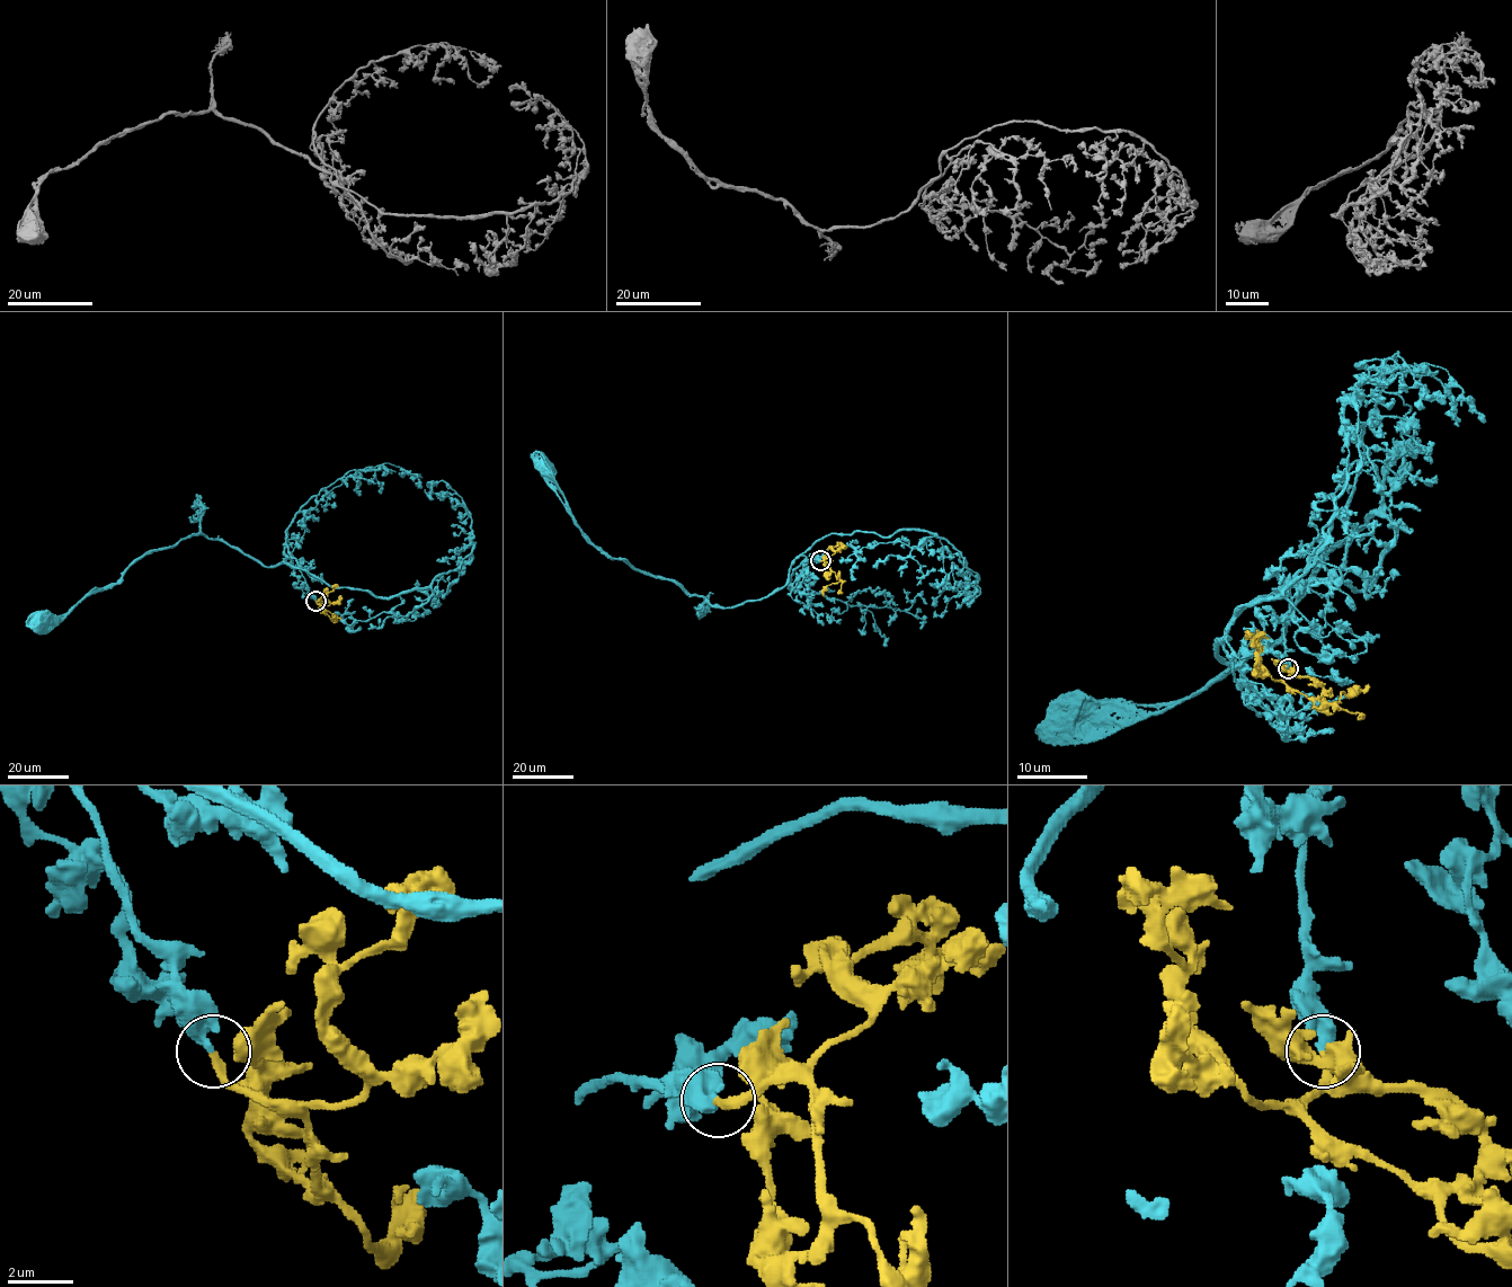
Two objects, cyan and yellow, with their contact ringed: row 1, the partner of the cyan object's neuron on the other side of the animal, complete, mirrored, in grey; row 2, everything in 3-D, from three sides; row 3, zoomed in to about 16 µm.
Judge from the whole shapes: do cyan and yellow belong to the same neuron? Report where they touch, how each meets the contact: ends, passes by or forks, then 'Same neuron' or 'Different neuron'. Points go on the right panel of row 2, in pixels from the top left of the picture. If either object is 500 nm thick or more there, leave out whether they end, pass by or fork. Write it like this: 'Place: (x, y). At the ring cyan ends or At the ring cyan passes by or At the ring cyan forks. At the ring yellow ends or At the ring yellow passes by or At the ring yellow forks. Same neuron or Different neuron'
Place: (1288, 668). At the ring cyan ends. At the ring yellow ends. Same neuron

